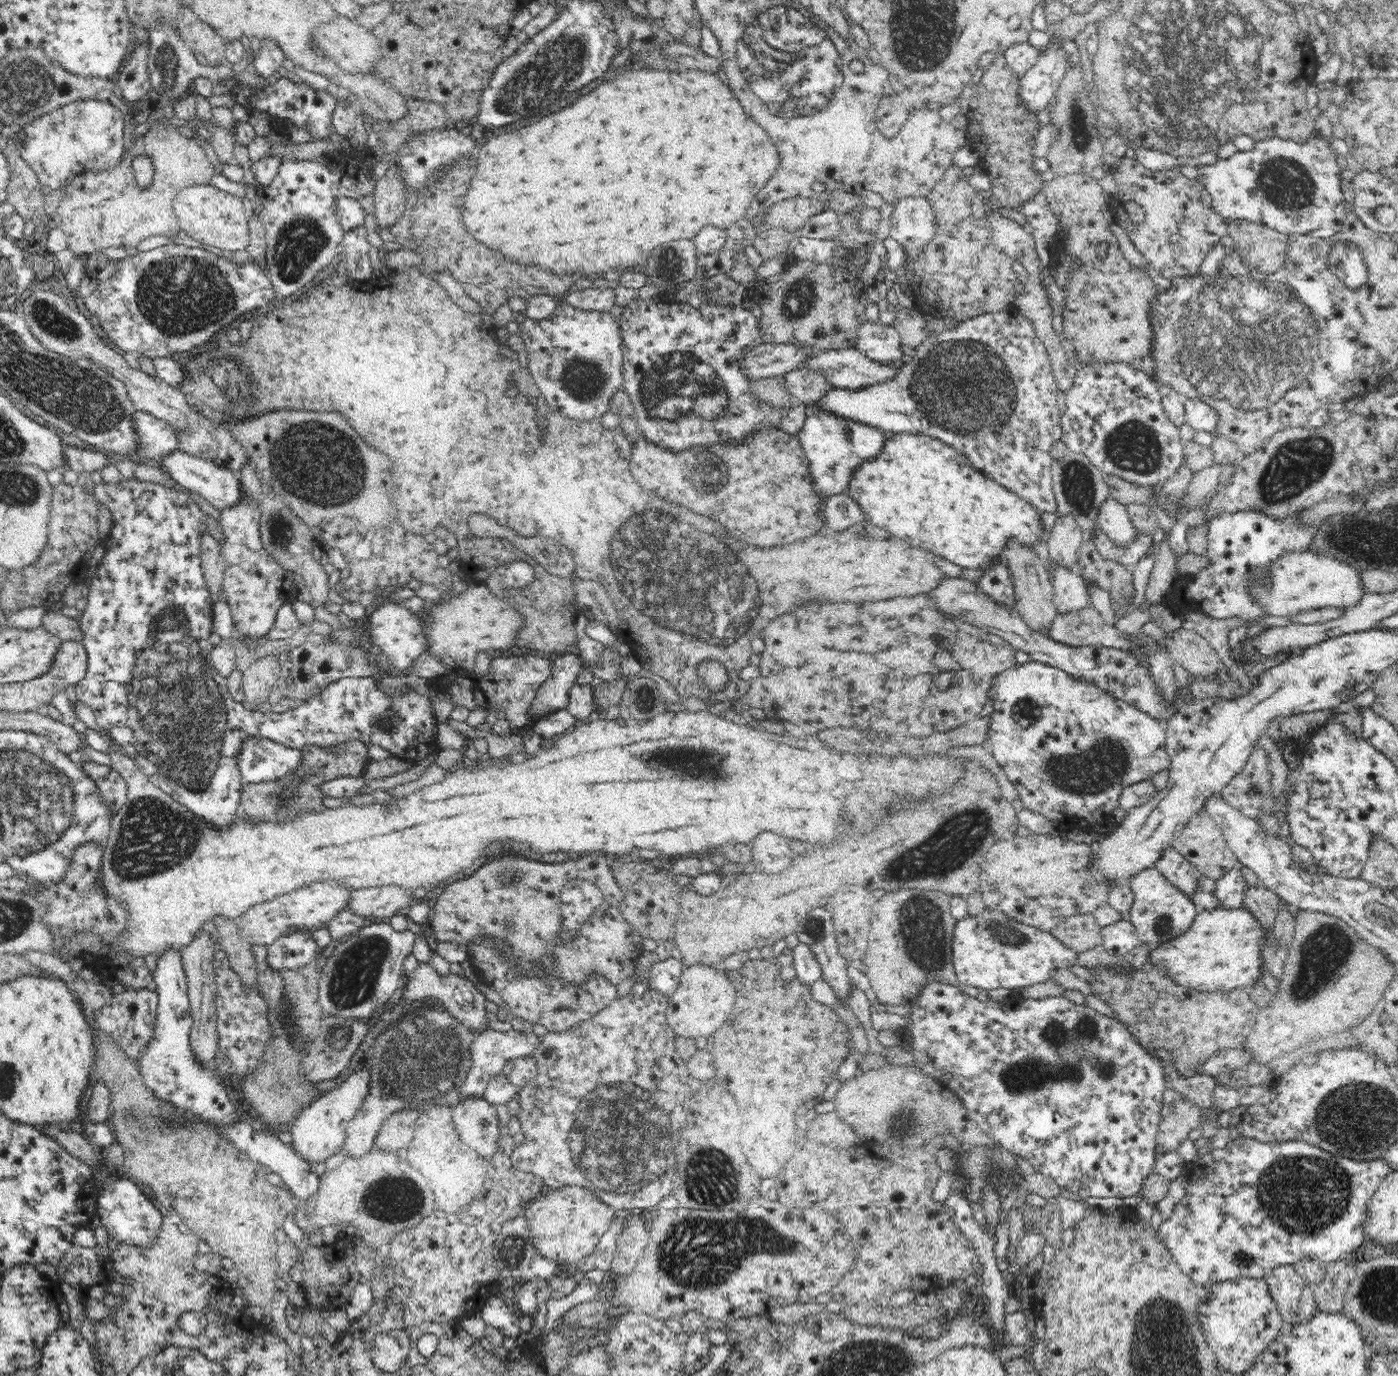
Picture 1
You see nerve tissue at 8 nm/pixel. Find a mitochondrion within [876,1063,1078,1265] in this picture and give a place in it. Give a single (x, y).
(902, 1121)

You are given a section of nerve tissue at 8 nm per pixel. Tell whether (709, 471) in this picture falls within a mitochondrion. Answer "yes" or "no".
yes

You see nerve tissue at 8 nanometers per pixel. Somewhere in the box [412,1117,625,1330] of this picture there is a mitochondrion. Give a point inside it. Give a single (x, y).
(511, 1247)

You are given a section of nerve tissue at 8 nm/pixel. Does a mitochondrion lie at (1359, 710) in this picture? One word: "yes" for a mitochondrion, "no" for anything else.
no

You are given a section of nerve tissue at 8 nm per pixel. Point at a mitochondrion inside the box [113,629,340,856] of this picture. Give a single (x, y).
(151, 770)

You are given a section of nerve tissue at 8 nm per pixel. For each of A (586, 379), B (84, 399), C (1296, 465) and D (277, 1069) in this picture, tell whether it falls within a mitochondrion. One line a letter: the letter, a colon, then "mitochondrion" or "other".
A: mitochondrion
B: mitochondrion
C: mitochondrion
D: mitochondrion

